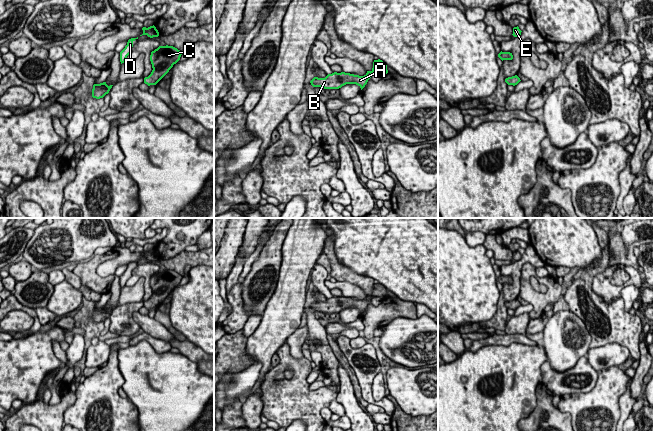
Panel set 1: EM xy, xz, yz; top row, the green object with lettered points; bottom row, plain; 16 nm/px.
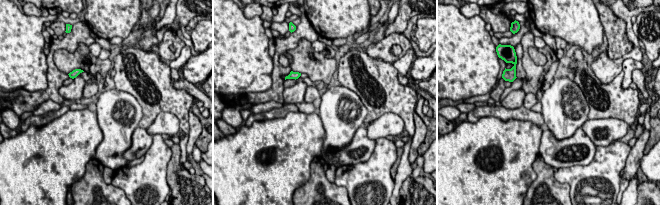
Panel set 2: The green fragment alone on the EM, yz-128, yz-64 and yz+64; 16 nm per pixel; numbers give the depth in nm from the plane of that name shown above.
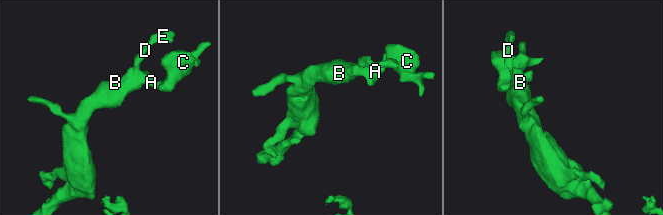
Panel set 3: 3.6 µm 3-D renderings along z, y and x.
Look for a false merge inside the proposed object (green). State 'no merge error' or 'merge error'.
no merge error

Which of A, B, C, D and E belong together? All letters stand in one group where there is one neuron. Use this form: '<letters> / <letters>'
A B C D E

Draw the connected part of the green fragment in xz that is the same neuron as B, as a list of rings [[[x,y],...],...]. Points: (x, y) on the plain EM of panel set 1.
[[[380,283],[374,284],[372,294],[367,295],[364,300],[345,296],[334,296],[332,298],[328,298],[325,302],[314,301],[310,307],[313,311],[321,311],[324,313],[339,313],[346,308],[356,308],[362,314],[373,297],[380,297],[381,299],[387,298],[388,294],[386,287]]]

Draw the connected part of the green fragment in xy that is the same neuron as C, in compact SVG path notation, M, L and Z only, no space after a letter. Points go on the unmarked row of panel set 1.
M159 270L151 276L150 285L152 296L144 302L144 307L148 310L156 309L176 288L182 279L182 276L173 270Z

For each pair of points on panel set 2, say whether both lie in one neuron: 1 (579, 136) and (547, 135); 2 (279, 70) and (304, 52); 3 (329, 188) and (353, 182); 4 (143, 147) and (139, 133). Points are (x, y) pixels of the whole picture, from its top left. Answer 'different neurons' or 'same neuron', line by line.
1: same neuron
2: different neurons
3: different neurons
4: same neuron

